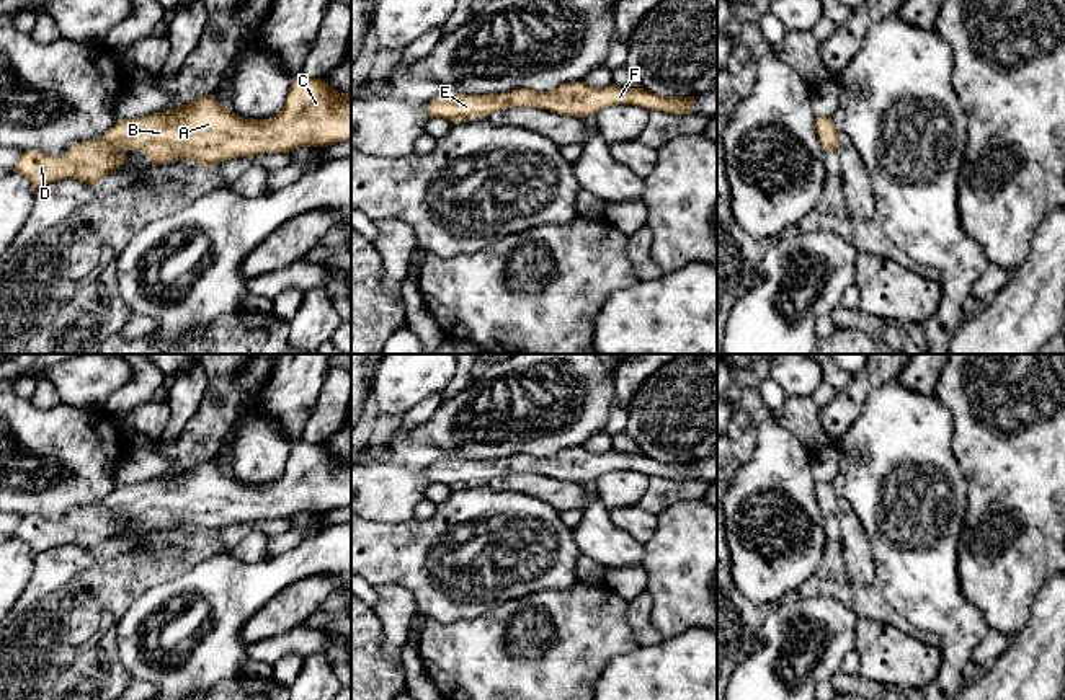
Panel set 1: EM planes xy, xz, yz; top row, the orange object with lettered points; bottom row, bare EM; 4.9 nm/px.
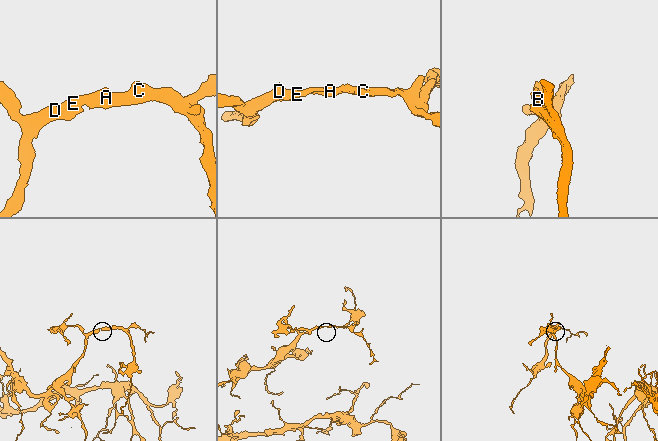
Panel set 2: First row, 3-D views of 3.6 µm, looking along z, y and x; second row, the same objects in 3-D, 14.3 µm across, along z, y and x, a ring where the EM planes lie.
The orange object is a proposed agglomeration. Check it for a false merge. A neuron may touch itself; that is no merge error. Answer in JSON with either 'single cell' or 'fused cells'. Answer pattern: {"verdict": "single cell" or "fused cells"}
{"verdict": "single cell"}

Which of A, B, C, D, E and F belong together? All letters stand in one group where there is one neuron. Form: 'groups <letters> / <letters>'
groups A B C D E F

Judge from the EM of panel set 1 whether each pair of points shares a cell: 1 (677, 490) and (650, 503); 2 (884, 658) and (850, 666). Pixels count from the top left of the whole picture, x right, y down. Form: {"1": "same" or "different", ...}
{"1": "same", "2": "different"}

